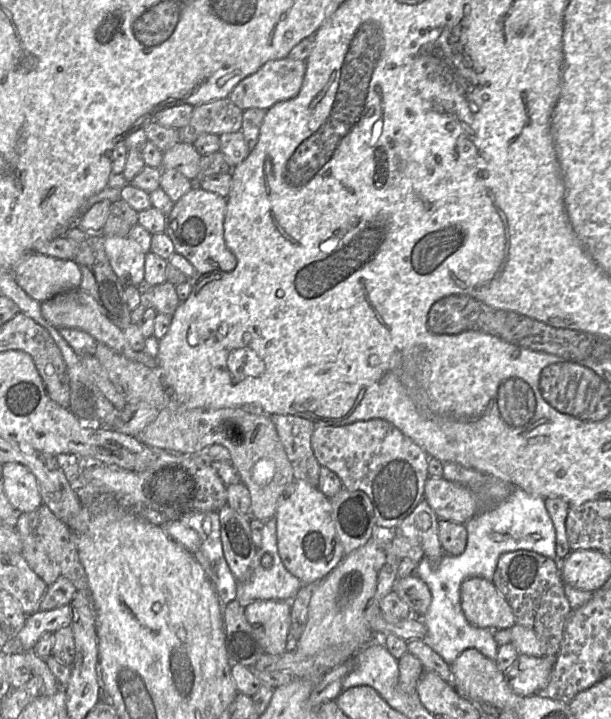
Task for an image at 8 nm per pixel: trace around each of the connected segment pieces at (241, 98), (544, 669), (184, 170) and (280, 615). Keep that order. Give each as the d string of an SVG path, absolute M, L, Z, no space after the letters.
M289 57L266 62L257 72L244 78L232 90L228 98L241 110L269 109L274 104L294 98L299 93L306 73L305 60Z
M519 655L504 675L515 694L529 697L547 690L553 666L554 659Z
M179 142L163 152L161 169L175 169L196 182L200 171L201 155L191 143Z
M257 599L244 608L244 615L255 629L265 654L279 655L286 651L290 613L290 600Z

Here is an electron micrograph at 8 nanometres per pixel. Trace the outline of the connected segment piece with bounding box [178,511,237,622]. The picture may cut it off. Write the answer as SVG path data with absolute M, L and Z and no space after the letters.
M187 512L178 520L193 529L200 538L200 545L192 554L216 592L224 622L224 609L236 597L237 581L223 554L218 512Z

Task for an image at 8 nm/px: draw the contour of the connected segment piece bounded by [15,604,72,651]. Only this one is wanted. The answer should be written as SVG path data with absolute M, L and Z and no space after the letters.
M70 604L37 612L27 616L24 626L15 633L23 650L34 650L34 646L44 632L56 630L71 625L72 609Z

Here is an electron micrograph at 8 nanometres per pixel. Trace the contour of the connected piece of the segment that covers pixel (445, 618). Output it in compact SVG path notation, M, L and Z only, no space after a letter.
M515 488L505 500L494 505L484 502L483 507L465 523L467 543L462 554L451 556L444 553L436 564L424 556L418 562L418 577L425 582L431 594L430 606L420 618L426 627L424 641L449 665L470 648L494 662L498 655L499 646L494 639L494 630L471 625L462 612L460 585L466 578L478 576L492 582L499 557L512 551L532 551L558 560L555 530L543 498Z

